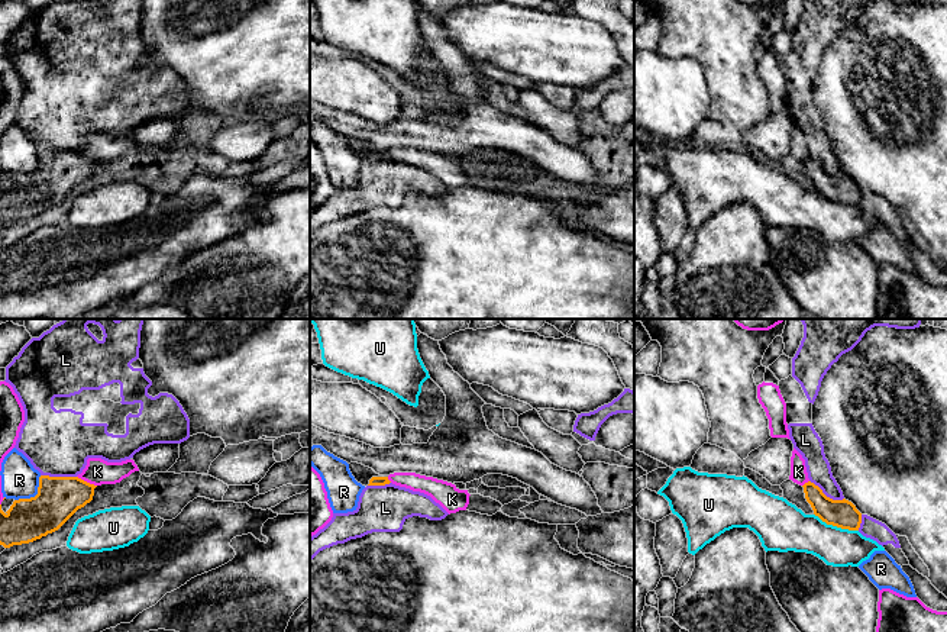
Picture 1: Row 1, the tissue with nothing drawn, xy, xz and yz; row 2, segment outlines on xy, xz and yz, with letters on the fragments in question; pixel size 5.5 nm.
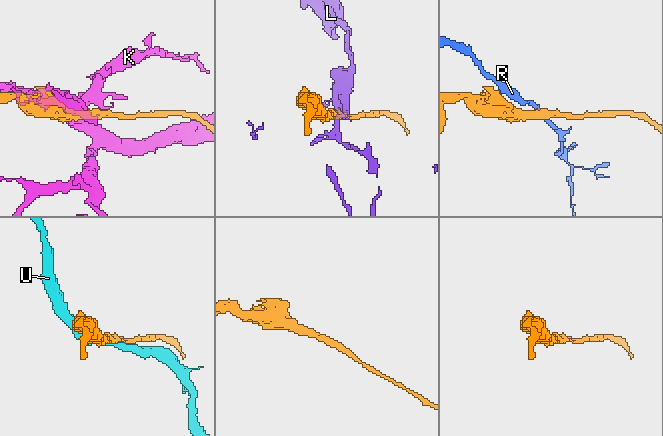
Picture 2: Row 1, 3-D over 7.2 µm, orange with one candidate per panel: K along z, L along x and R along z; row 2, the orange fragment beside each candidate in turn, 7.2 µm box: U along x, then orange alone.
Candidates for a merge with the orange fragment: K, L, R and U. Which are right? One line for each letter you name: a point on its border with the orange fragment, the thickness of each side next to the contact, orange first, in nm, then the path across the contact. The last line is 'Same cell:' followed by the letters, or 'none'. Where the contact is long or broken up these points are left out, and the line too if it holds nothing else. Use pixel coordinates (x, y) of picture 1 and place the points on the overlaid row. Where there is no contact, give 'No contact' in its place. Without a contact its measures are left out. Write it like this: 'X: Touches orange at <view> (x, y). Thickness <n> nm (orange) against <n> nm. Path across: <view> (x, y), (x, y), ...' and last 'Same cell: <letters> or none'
Same cell: none

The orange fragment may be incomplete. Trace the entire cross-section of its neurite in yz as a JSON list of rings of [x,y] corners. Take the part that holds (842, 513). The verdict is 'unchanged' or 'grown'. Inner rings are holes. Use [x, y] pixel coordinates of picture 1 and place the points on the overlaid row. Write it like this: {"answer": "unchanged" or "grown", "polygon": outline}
{"answer": "unchanged", "polygon": [[[811,481],[805,483],[802,487],[805,499],[811,504],[814,515],[818,516],[822,522],[841,529],[859,531],[862,523],[862,513],[851,502],[846,499],[830,499],[818,486]]]}

